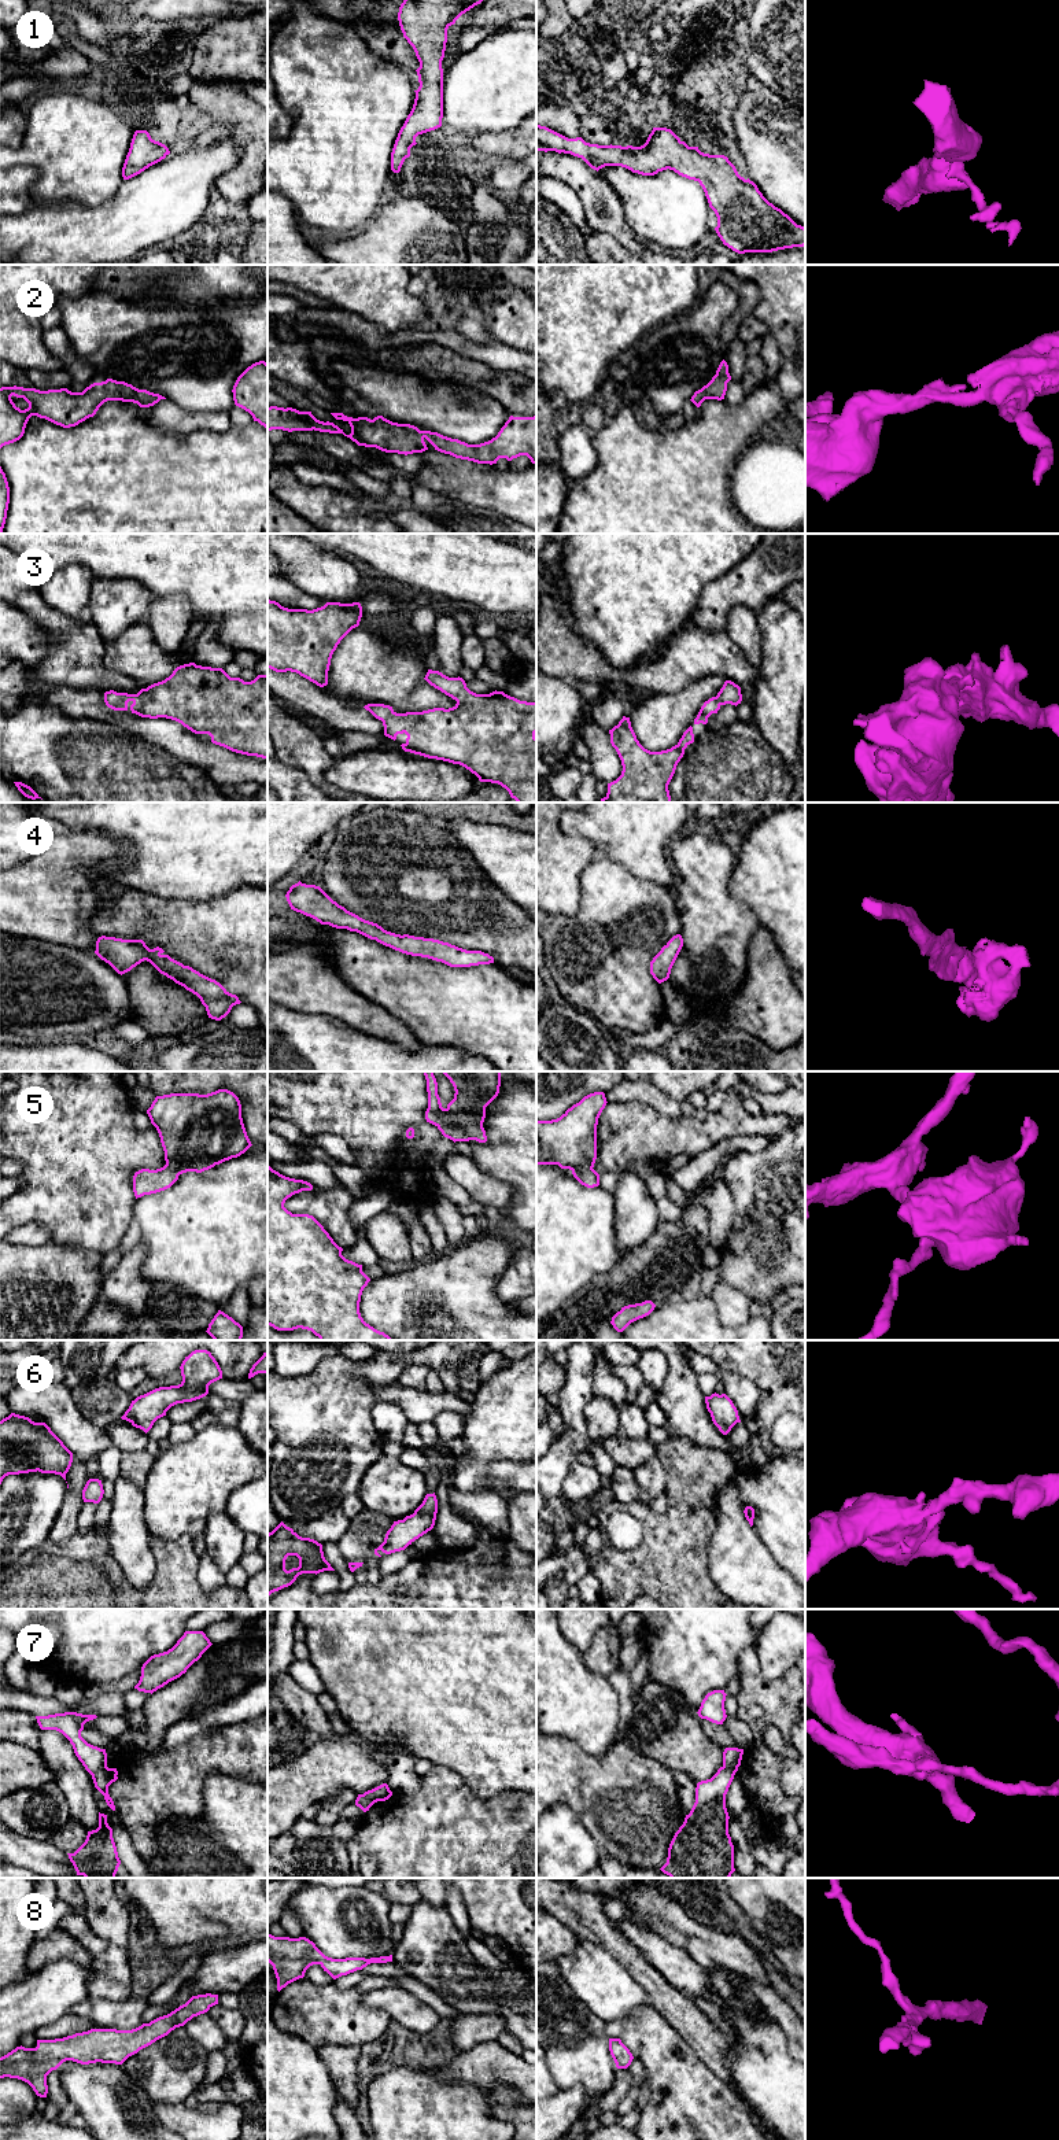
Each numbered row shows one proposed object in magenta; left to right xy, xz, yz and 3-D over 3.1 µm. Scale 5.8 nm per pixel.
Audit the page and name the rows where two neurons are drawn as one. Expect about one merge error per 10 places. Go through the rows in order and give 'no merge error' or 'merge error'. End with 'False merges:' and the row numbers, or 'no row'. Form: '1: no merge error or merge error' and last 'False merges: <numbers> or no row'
1: no merge error
2: no merge error
3: no merge error
4: no merge error
5: no merge error
6: no merge error
7: merge error
8: no merge error
False merges: 7

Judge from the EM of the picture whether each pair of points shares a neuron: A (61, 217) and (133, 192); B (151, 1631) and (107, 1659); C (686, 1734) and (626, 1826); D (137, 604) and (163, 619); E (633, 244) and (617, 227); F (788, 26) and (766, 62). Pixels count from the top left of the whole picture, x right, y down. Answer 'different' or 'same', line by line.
A: same
B: same
C: different
D: different
E: same
F: same

